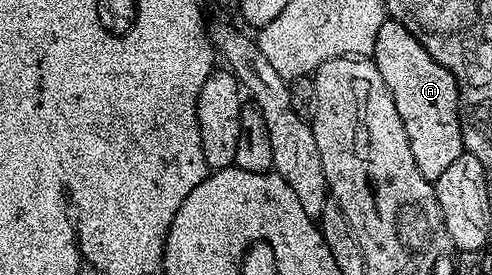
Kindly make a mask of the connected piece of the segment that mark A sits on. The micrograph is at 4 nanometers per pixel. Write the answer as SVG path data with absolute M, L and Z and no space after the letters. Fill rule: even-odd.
M385 18L382 29L378 29L378 41L374 41L374 49L371 53L378 73L382 73L382 81L386 81L386 89L394 97L394 109L398 109L398 117L402 117L402 125L406 129L406 137L410 141L410 153L414 153L414 161L418 165L418 173L430 181L442 177L442 172L458 157L465 154L462 141L462 129L460 128L460 87L456 79L445 67L438 65L430 53L406 29L395 19Z

